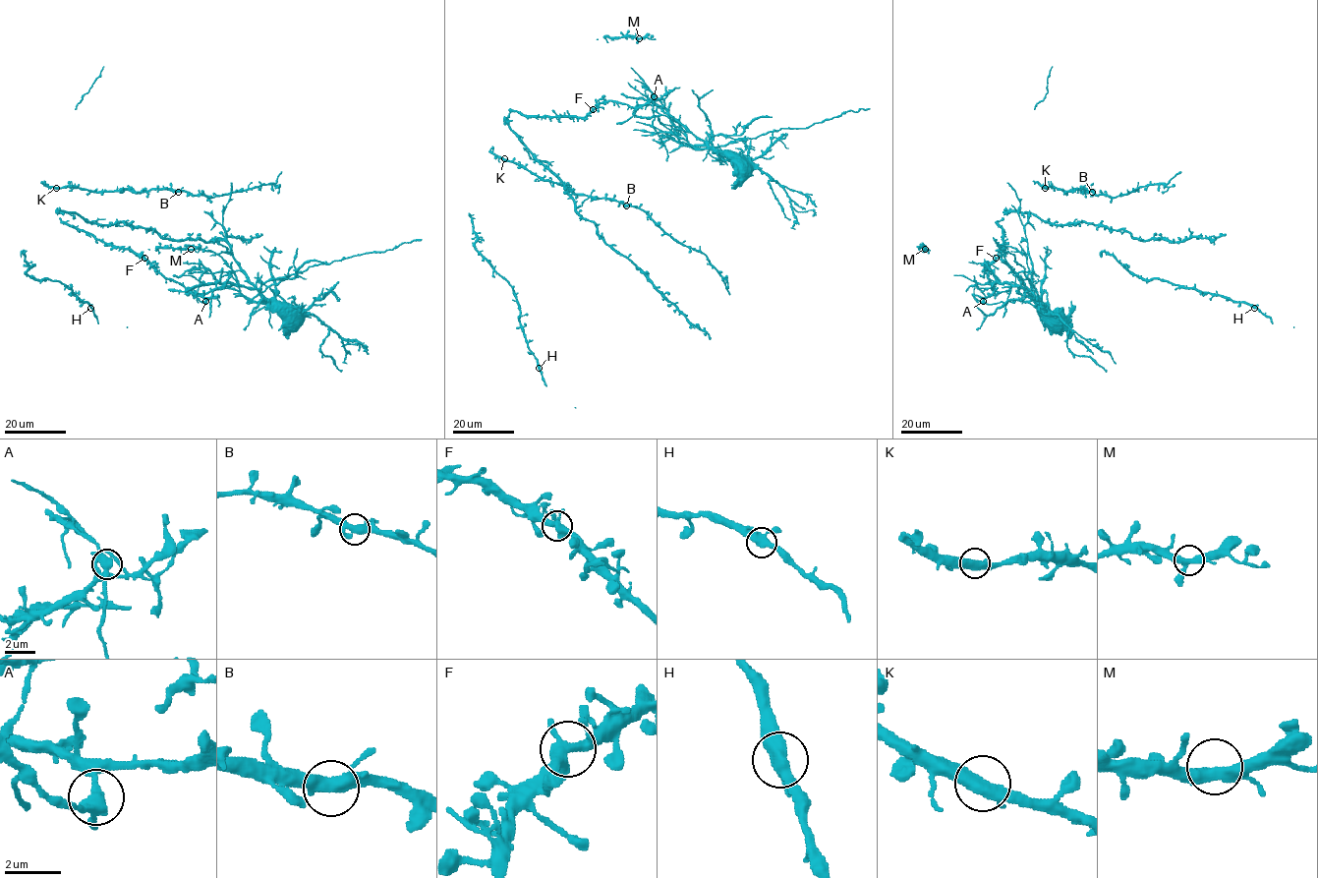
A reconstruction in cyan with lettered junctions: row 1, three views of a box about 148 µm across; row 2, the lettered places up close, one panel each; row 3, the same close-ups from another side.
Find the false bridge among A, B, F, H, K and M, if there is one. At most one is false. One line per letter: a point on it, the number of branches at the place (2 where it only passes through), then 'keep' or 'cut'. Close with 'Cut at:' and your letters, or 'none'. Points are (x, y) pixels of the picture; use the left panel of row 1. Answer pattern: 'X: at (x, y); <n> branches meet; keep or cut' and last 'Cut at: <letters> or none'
A: at (205, 301); 3 branches meet; cut
B: at (178, 192); 3 branches meet; keep
F: at (144, 258); 3 branches meet; keep
H: at (90, 308); 3 branches meet; keep
K: at (56, 188); 3 branches meet; keep
M: at (191, 249); 3 branches meet; keep
Cut at: A

